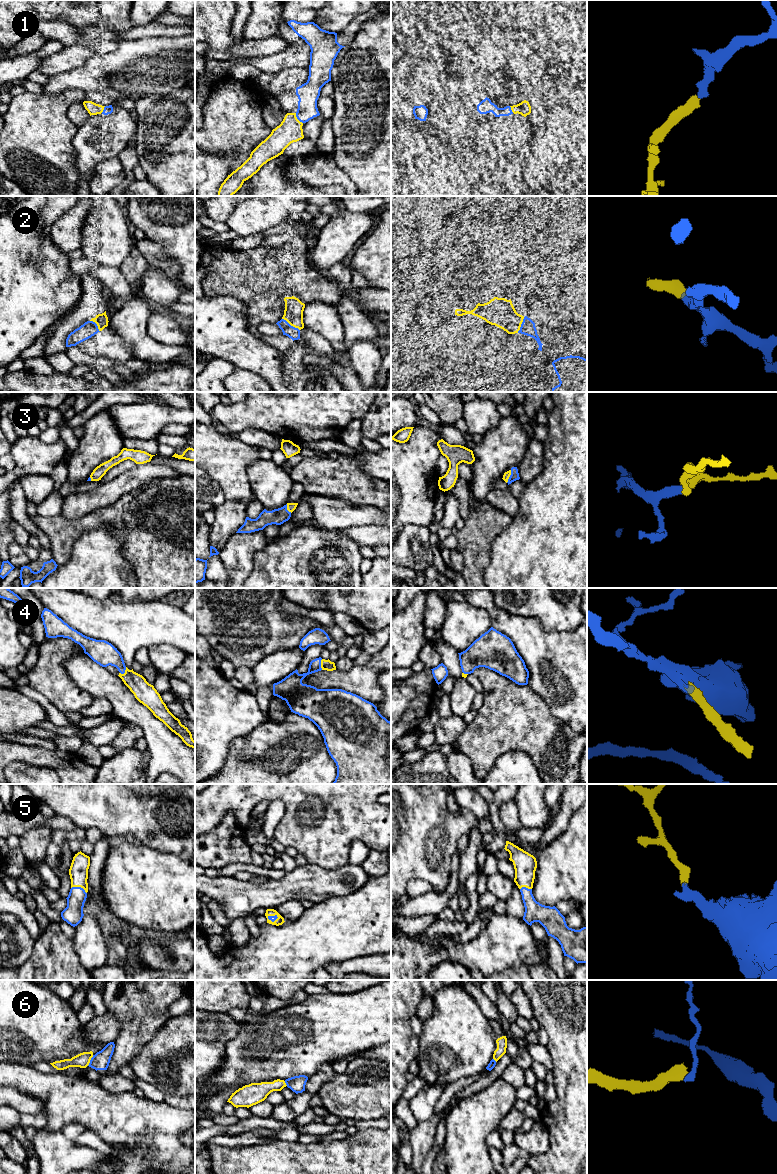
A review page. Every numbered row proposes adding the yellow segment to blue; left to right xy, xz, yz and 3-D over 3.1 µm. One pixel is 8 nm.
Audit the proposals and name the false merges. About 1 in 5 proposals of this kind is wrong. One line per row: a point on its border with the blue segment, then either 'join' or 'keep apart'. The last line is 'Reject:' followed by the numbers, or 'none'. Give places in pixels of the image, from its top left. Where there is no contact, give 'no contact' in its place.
1: xz (297, 118) | join
2: xz (290, 325) | join
3: yz (510, 476) | join
4: xz (320, 664) | join
5: xy (79, 887) | join
6: xy (90, 1060) | keep apart
Reject: 6

